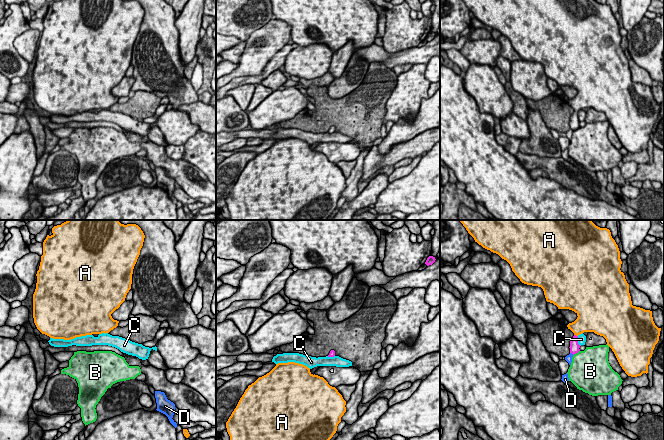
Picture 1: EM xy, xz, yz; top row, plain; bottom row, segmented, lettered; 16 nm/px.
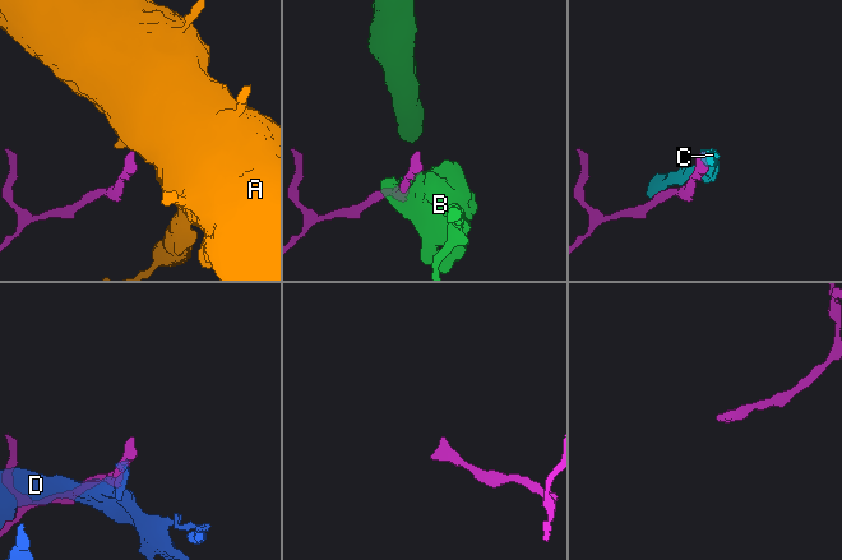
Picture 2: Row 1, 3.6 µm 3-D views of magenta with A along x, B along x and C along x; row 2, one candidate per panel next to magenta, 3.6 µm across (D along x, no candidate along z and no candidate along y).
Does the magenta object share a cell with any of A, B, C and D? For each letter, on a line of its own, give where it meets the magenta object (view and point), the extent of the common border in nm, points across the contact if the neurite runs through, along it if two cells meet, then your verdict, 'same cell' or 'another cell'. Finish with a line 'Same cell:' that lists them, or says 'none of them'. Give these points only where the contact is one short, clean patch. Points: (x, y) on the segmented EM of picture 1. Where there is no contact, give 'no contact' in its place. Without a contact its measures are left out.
A: contact yz (575, 335); length 70 nm; way yz (574, 347), (575, 335), (584, 323); same cell
B: contact yz (576, 352); length 140 nm; another cell
C: contact yz (577, 341); length 170 nm; border yz (577, 336), (577, 342), (580, 345); another cell
D: contact yz (572, 353); length 70 nm; another cell
Same cell: A

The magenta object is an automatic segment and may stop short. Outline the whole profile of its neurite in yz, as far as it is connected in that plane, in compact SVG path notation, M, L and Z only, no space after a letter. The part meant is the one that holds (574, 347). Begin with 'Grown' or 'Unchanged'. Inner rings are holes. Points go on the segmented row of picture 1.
Grown. M460 220L468 233L474 238L475 242L483 248L498 254L502 259L506 260L515 275L520 281L527 285L541 287L547 302L553 303L558 309L569 309L577 314L577 319L567 325L574 336L570 341L570 353L573 355L580 351L580 345L577 338L584 332L594 332L597 335L603 336L606 339L607 345L614 352L620 366L628 376L637 377L643 373L648 373L648 365L652 357L655 345L659 341L661 328L658 328L652 317L652 311L645 310L640 307L632 305L631 296L629 293L629 284L625 279L624 273L620 270L622 261L620 259L620 251L615 240L611 236L611 232L607 228L600 228L596 226L591 220Z

